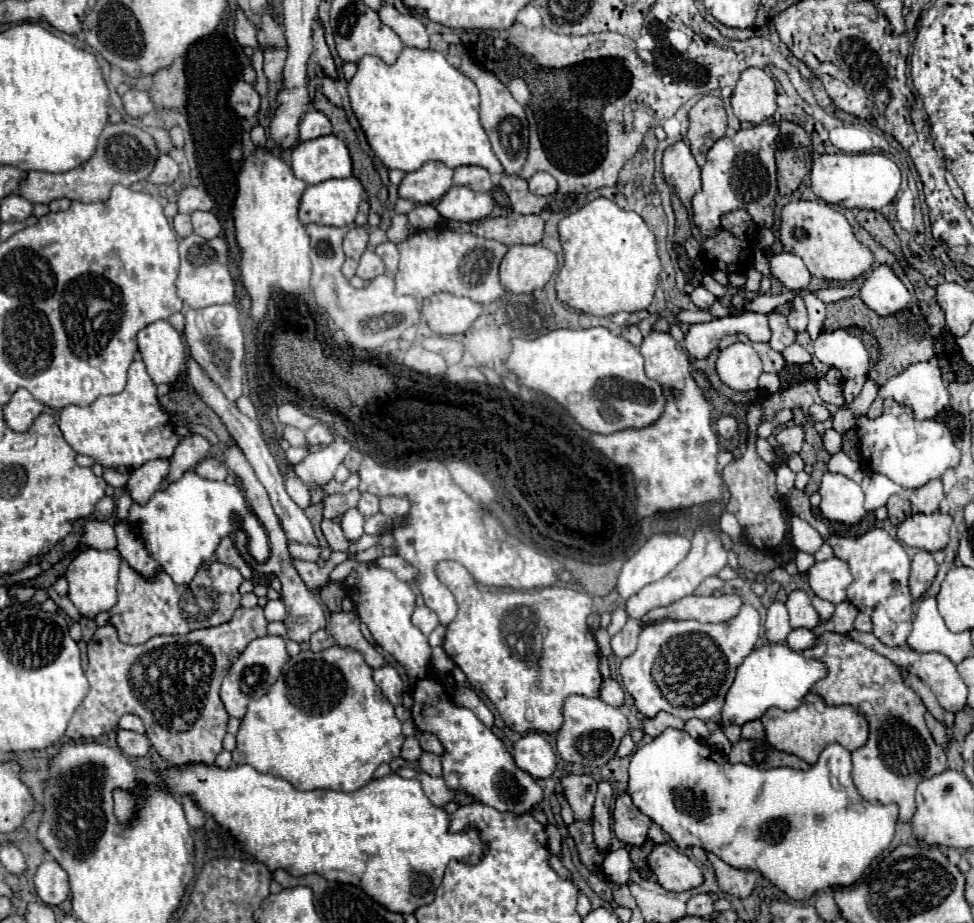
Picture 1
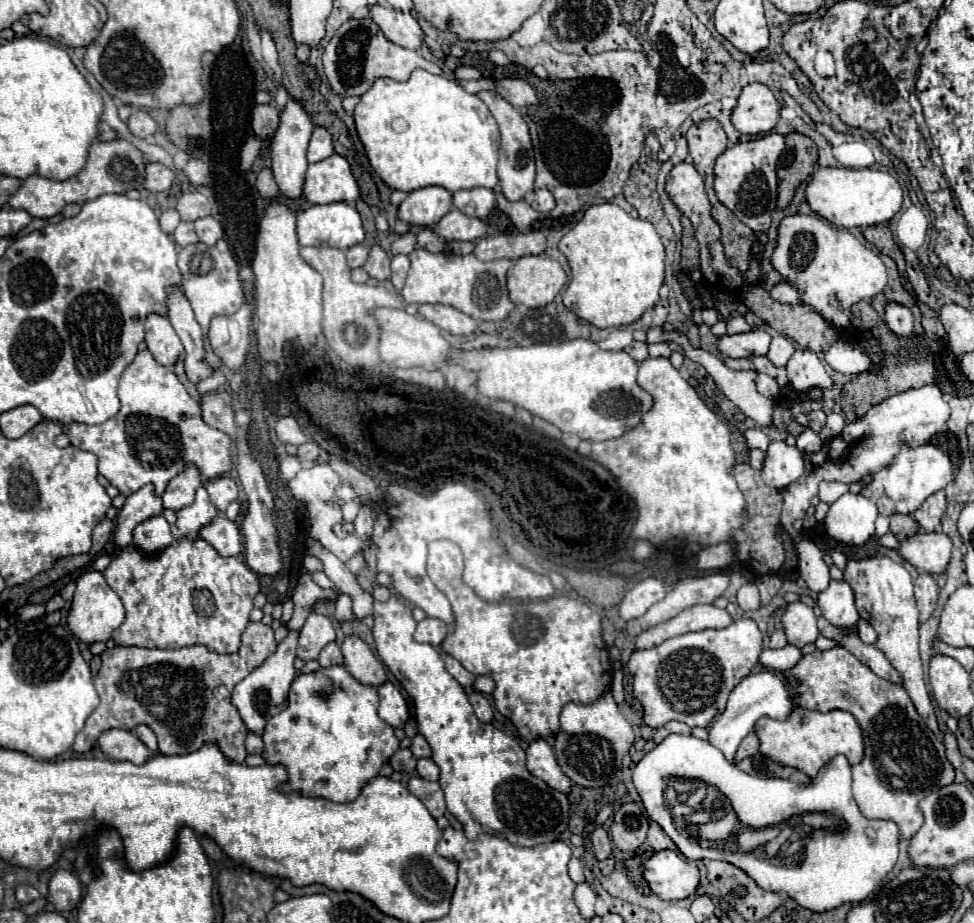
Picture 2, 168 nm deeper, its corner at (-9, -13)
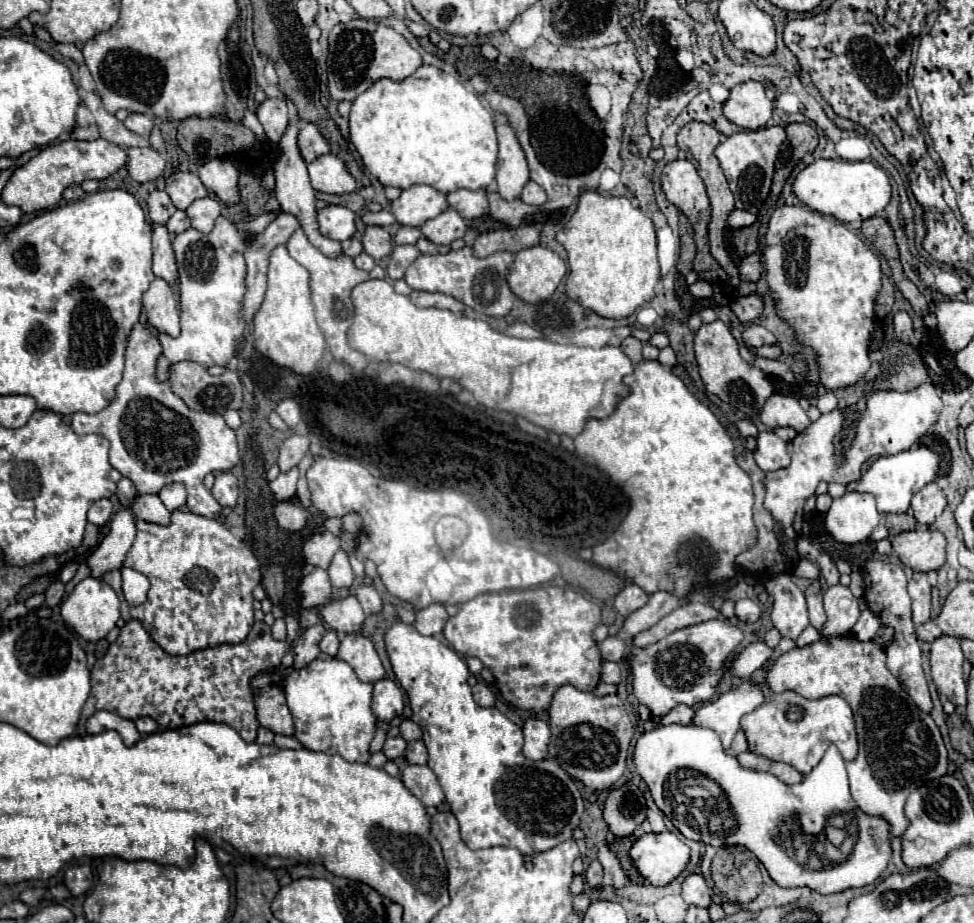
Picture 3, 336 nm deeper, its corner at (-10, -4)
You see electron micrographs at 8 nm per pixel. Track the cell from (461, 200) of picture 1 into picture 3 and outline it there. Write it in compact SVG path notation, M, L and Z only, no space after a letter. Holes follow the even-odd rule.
M450 208L440 216L424 222L424 226L420 226L420 232L434 244L450 244L452 240L462 238L466 230L468 226L464 218L460 218L460 214Z

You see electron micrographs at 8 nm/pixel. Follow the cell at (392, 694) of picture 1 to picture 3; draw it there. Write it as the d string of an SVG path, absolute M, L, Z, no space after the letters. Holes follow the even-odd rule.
M382 678L374 682L374 692L372 692L372 712L380 722L390 722L392 718L400 716L404 708L402 692L396 682Z

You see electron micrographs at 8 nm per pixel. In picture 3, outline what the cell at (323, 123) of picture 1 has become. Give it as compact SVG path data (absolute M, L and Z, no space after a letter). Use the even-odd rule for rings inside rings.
M302 124L300 132L298 132L298 148L302 158L310 164L312 160L316 160L322 154L330 152L330 146L326 144L326 140L322 138L322 134L318 132L316 124Z

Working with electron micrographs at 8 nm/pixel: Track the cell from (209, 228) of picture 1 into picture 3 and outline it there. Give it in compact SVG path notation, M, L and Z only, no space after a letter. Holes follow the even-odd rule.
M210 196L202 200L194 200L194 204L186 208L186 214L192 220L192 228L200 232L210 232L214 226L214 220L220 216L220 202Z

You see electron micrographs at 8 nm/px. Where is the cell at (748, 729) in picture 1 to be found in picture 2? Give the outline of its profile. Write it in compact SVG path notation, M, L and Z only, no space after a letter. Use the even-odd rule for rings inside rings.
M749 733L749 737L745 737L737 749L737 755L735 755L735 761L741 761L745 757L751 757L751 755L757 755L759 753L759 739L755 733Z

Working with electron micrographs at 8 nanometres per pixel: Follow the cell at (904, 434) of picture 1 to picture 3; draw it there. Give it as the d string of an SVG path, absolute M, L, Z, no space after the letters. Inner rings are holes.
M916 446L906 452L894 454L894 456L880 456L870 464L870 468L862 474L860 480L850 482L846 486L848 492L868 492L876 498L878 512L890 514L890 512L906 512L910 508L912 496L924 488L928 482L932 482L938 474L938 454L934 454L928 448Z

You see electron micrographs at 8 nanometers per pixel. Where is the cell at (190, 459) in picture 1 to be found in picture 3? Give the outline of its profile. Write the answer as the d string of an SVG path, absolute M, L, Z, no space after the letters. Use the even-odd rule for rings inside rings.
M168 484L158 494L168 510L176 510L186 504L186 488L182 484Z

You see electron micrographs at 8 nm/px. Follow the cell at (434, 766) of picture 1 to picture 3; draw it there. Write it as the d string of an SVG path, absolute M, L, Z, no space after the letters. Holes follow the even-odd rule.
M412 740L412 742L408 742L404 756L406 756L406 760L408 760L410 764L426 764L428 752L426 752L424 742L422 742L422 740Z

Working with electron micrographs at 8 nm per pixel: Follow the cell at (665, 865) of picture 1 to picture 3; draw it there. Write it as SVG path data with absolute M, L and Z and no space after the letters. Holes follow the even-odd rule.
M662 832L642 834L628 854L646 880L654 886L666 886L686 868L690 848L676 834Z

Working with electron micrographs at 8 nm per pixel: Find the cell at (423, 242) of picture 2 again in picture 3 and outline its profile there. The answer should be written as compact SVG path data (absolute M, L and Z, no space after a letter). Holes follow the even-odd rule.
M420 238L420 240L416 242L416 248L418 248L422 254L446 254L446 252L450 252L450 246L436 246L436 244L432 244L432 242L426 240L426 238Z

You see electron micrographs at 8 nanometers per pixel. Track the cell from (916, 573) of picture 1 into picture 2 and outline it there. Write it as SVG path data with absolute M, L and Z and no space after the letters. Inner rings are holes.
M921 573L915 581L915 599L917 599L917 607L921 611L919 615L919 621L925 623L935 605L937 605L937 597L939 597L939 587L937 587L937 581L931 573Z

